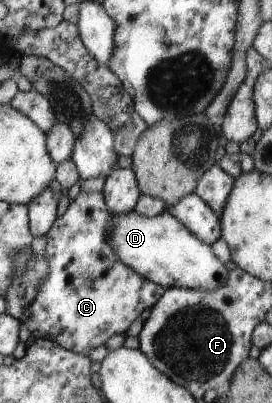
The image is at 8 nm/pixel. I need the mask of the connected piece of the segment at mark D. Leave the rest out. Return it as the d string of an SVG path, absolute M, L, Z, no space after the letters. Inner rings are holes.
M168 210L154 217L141 216L135 211L112 215L111 226L108 227L111 232L109 246L113 246L113 254L117 254L125 266L143 278L166 289L177 286L193 290L217 290L227 283L230 271L215 256L211 245L193 236Z

